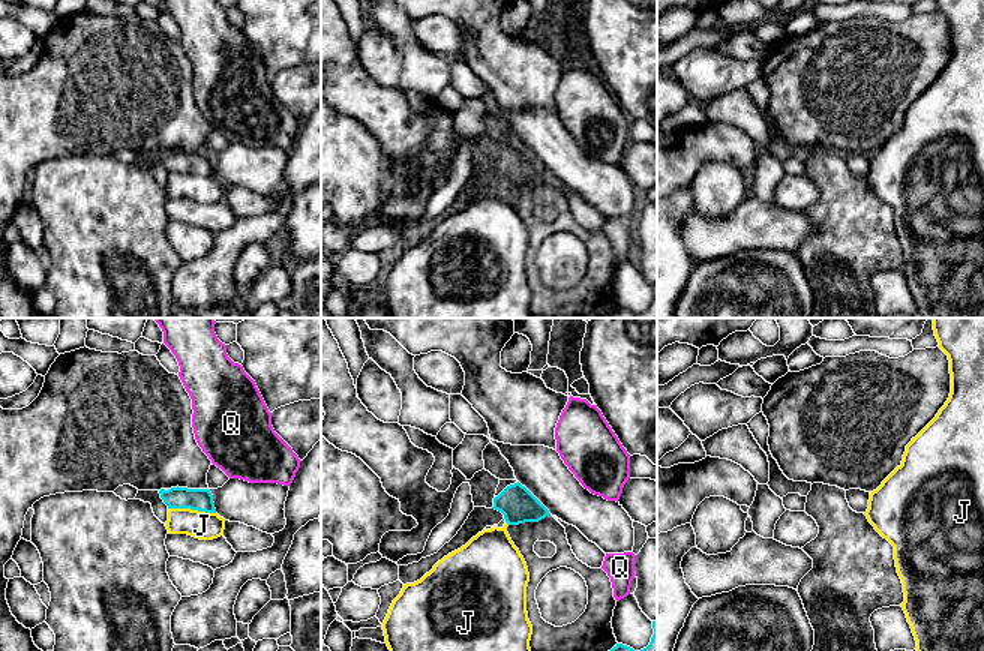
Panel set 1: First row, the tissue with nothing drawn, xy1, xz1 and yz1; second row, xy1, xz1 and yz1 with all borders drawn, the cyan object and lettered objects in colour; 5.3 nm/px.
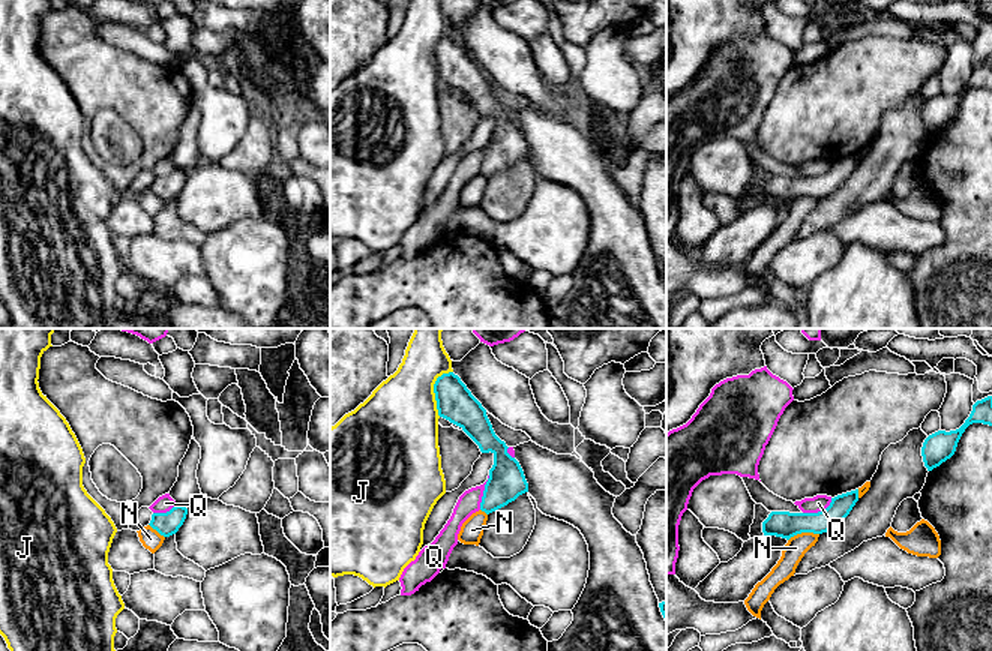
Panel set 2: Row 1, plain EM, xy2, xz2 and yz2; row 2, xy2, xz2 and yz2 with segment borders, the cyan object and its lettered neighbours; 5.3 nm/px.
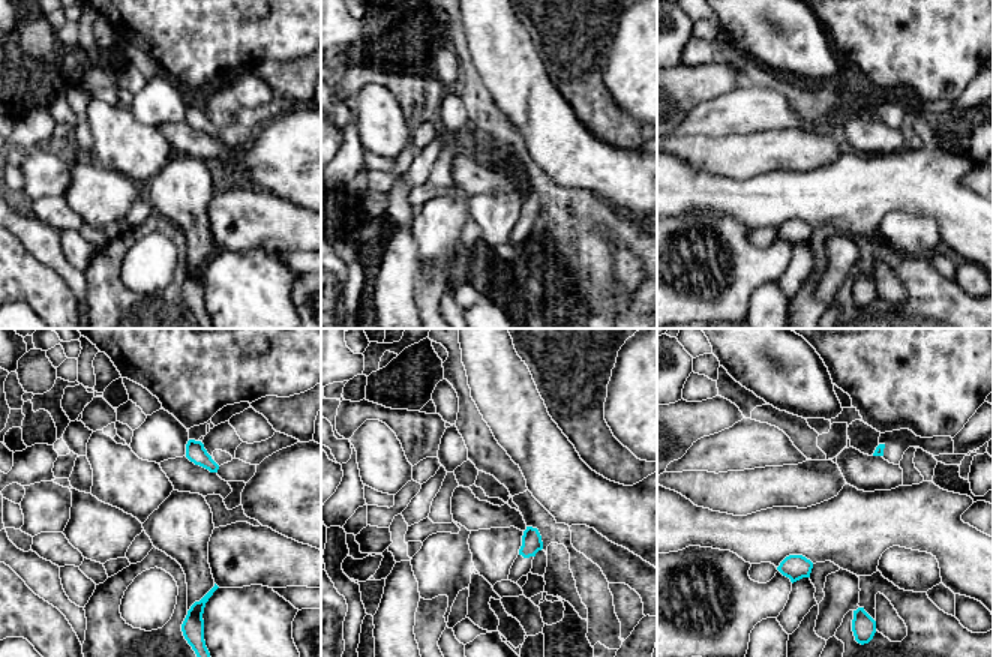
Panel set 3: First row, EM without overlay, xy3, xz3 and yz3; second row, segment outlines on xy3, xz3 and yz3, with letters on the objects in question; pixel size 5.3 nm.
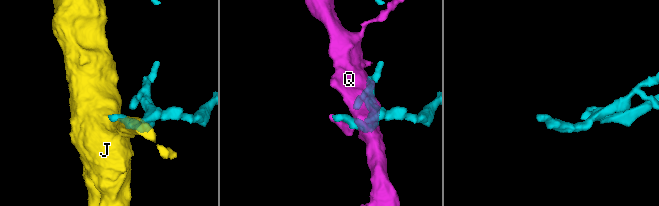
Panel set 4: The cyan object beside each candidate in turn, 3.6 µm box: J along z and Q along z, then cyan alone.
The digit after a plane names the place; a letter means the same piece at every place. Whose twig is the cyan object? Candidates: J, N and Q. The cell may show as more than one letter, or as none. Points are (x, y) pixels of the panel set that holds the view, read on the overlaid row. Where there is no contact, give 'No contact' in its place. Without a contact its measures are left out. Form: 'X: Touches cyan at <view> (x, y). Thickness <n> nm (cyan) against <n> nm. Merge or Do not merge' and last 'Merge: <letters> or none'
J: Touches cyan at xz2 (434, 390). Thickness 200 nm (cyan) against 420 nm. Do not merge
N: Touches cyan at yz2 (803, 531). Thickness 140 nm (cyan) against 120 nm. Do not merge
Q: Touches cyan at xz2 (483, 492). Thickness 200 nm (cyan) against 120 nm. Do not merge
Merge: none

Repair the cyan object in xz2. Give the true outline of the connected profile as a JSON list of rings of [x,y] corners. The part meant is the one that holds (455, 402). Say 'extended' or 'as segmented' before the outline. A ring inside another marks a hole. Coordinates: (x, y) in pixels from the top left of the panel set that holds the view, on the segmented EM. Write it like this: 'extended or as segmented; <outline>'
as segmented; [[[453,372],[443,374],[434,384],[438,416],[459,426],[480,448],[494,454],[494,465],[485,484],[480,510],[486,514],[507,506],[528,492],[519,462],[507,453],[486,416],[486,410]]]

